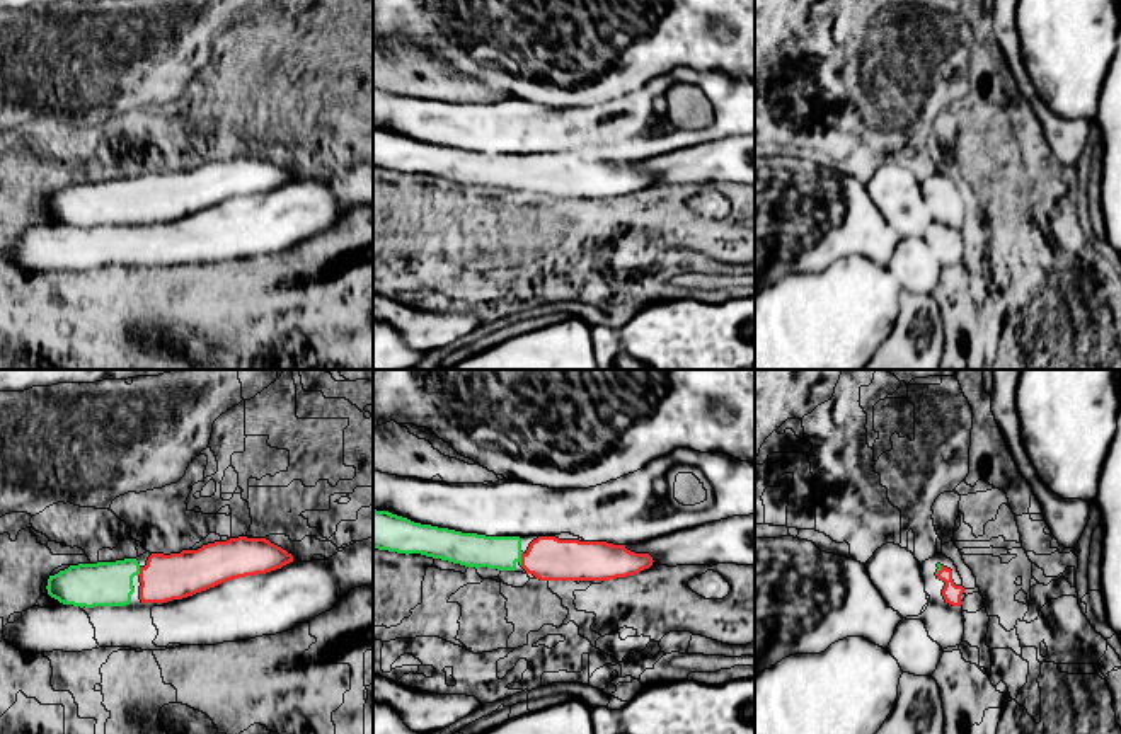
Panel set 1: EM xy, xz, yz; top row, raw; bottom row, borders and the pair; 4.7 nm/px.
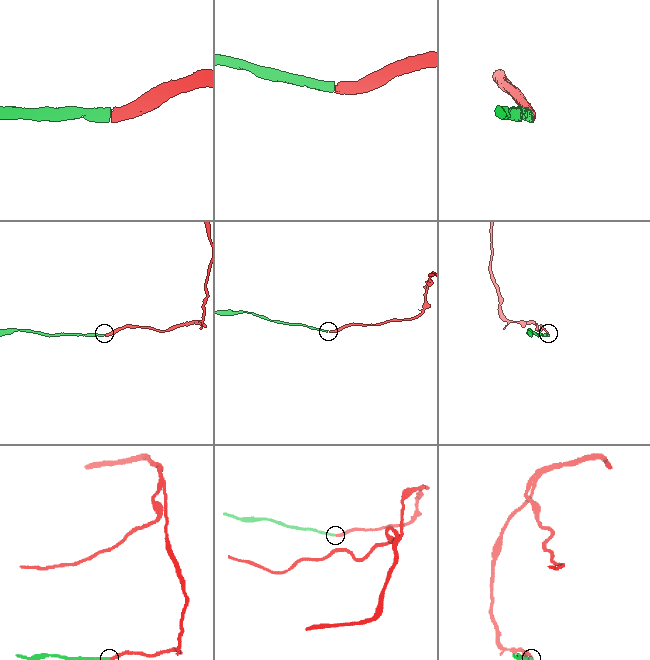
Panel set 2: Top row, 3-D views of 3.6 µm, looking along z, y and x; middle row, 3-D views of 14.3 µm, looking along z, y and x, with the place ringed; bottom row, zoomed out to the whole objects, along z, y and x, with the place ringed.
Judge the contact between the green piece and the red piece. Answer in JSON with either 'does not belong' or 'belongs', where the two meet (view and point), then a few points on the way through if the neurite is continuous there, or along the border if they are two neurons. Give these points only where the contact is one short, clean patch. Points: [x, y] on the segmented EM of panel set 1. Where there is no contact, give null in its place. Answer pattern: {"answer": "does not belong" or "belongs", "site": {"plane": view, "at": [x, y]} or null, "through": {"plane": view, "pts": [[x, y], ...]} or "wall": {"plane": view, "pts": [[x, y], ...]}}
{"answer": "belongs", "site": {"plane": "xz", "at": [520, 559]}, "through": {"plane": "xz", "pts": [[476, 550], [511, 552], [520, 559], [547, 557]]}}

